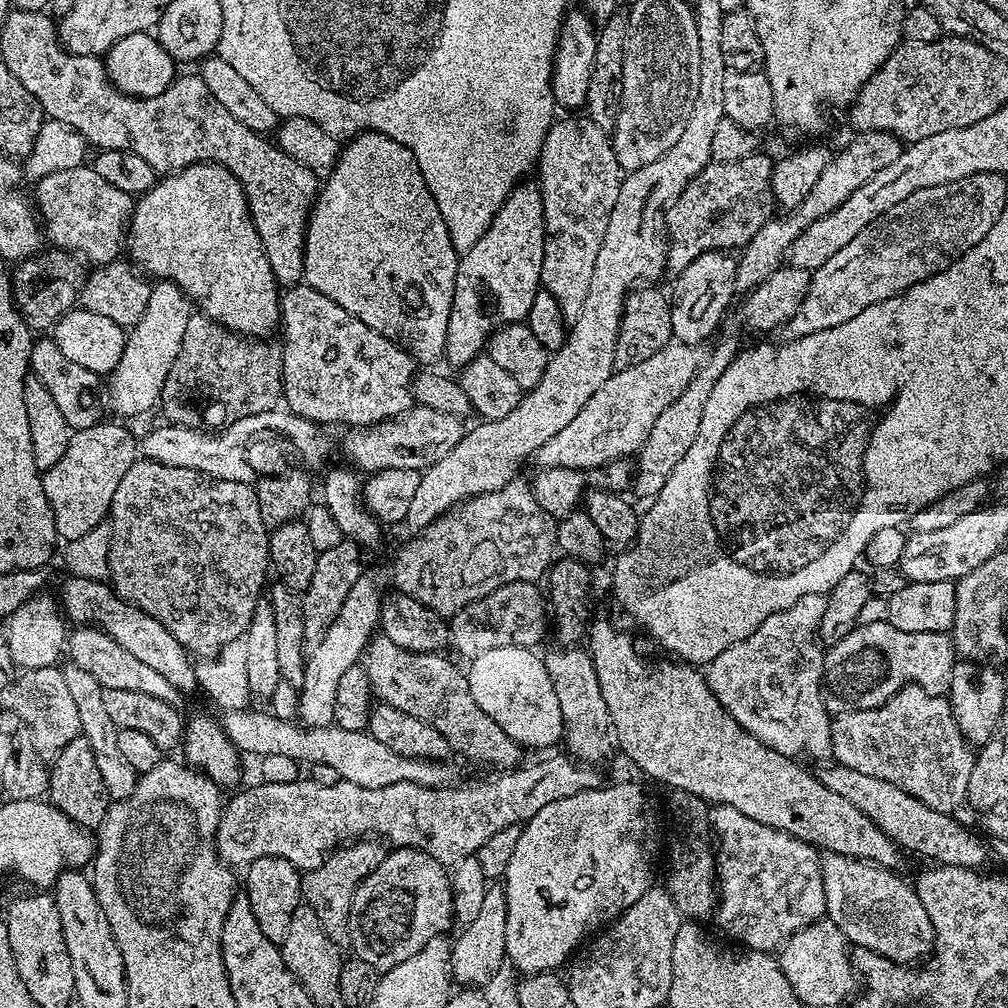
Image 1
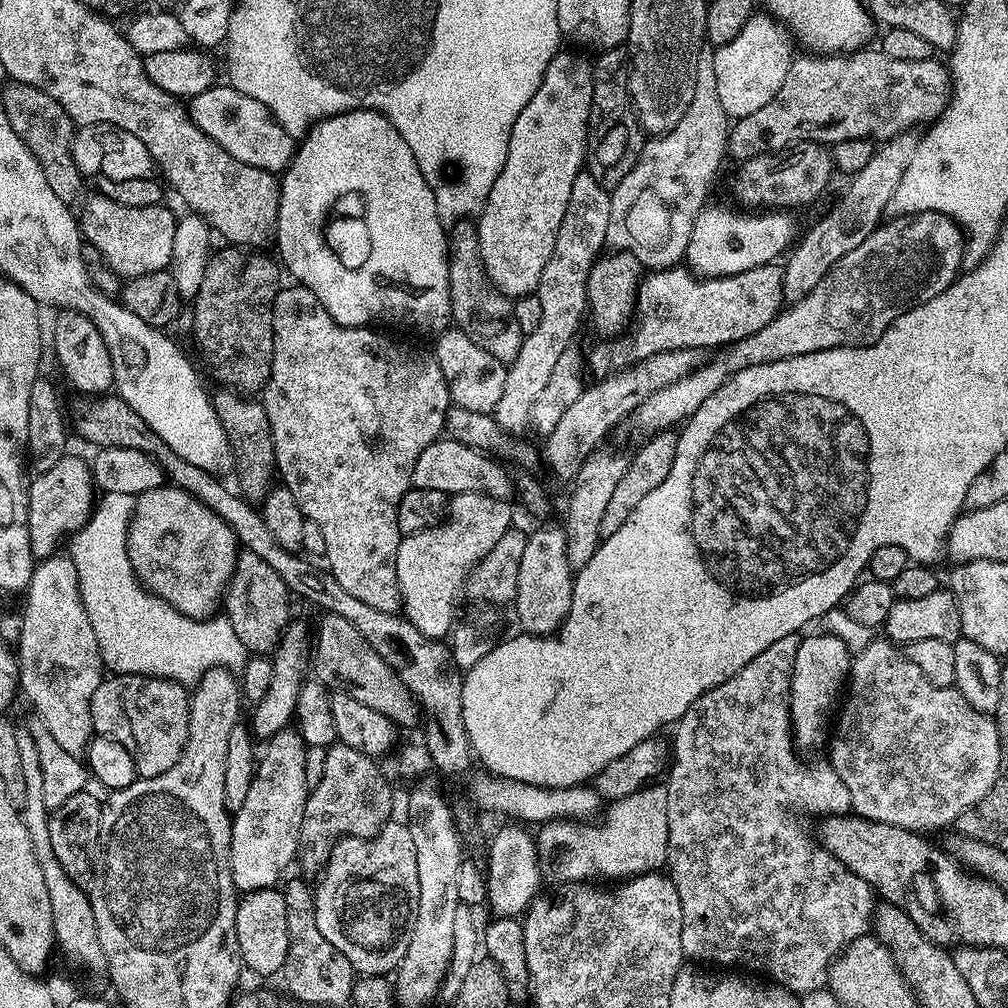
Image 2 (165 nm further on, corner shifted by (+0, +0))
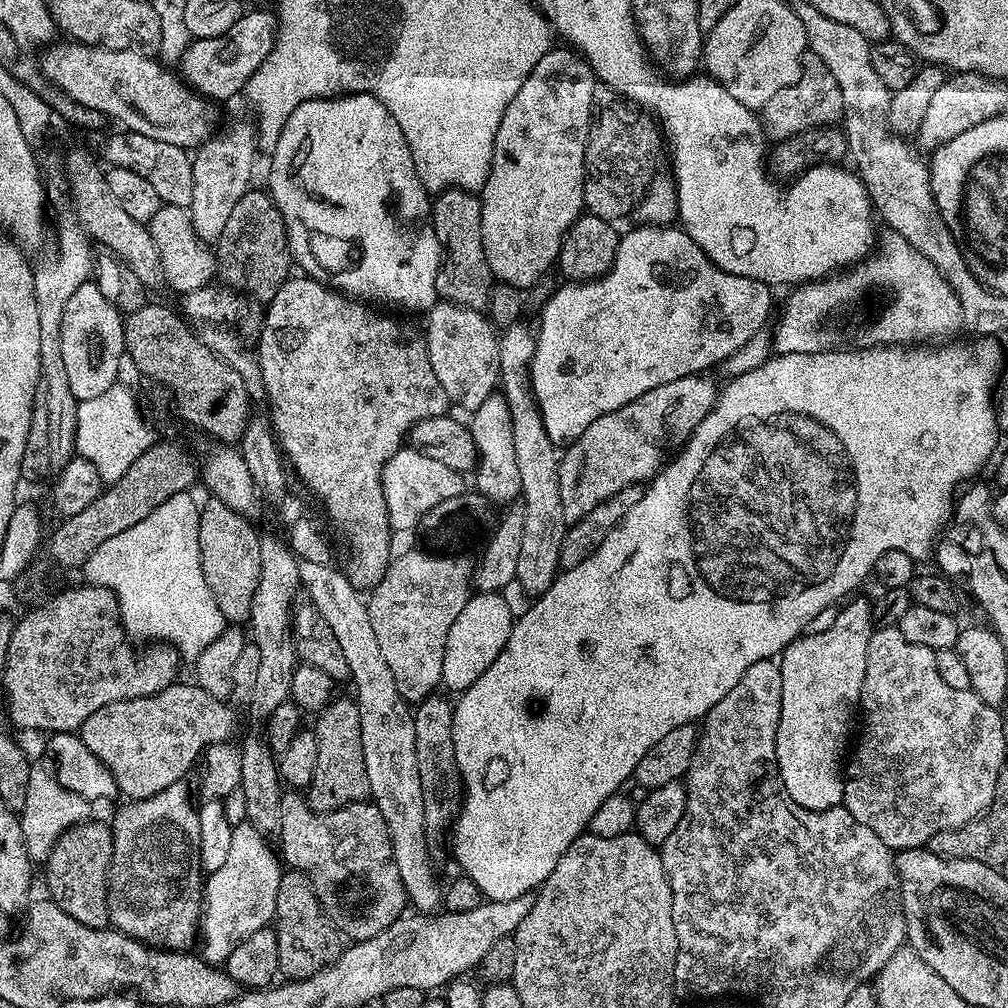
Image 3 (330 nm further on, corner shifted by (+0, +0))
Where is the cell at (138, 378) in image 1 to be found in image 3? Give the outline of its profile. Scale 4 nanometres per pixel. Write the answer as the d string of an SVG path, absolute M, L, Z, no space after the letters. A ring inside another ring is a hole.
M251 119L234 121L225 132L217 131L205 144L195 149L192 156L194 198L190 211L196 237L200 240L215 242L220 237L238 198L253 187L252 171L256 168L256 156L256 129Z

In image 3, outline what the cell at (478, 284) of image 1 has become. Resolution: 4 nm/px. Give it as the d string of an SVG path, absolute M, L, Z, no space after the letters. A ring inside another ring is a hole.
M553 46L548 49L546 54L542 54L542 58L538 58L538 66L534 66L534 70L530 70L526 82L522 82L522 90L518 90L518 94L514 94L514 98L510 98L510 106L506 106L506 114L502 114L502 122L498 126L498 134L494 138L494 154L492 155L490 174L478 193L480 205L482 206L482 246L486 250L486 262L490 262L492 275L501 284L518 286L522 290L528 290L528 287L531 289L533 286L539 285L543 281L540 279L551 268L553 271L554 265L559 261L560 244L563 242L565 234L585 211L584 159L586 158L586 146L588 145L588 126L592 122L594 111L592 95L597 87L596 75L592 72L592 68L583 56L577 54L571 47Z

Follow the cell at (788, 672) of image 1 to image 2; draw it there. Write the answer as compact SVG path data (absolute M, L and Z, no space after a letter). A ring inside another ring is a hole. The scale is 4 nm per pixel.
M799 635L778 638L774 646L768 646L762 654L758 654L758 658L754 658L738 674L734 674L734 678L702 694L702 698L696 700L694 706L690 706L690 710L686 710L684 717L676 721L674 725L676 737L671 737L670 740L670 767L666 772L666 814L670 822L668 864L670 869L672 868L670 879L675 884L678 898L682 902L684 919L682 950L685 957L689 961L701 960L704 963L701 965L704 966L725 964L728 967L725 969L728 970L749 968L752 972L765 972L768 975L765 977L779 987L787 988L789 992L807 994L821 991L829 983L830 969L840 953L855 940L860 940L873 931L878 903L876 904L877 897L874 895L874 889L862 878L858 878L858 874L851 872L831 847L823 848L804 829L804 816L843 817L851 809L852 799L850 790L846 790L835 768L831 766L807 768L806 765L800 764L799 758L796 757L798 752L794 747L792 731L792 671L800 642Z

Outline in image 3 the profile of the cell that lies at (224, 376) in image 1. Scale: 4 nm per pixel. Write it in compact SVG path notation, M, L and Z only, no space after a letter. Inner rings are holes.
M250 190L238 198L226 227L214 242L214 251L218 276L225 285L247 294L252 300L267 302L289 279L294 261L288 245L288 227L278 206L267 191L256 191Z

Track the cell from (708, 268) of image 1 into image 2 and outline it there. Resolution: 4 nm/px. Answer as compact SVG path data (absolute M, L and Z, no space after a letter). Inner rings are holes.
M705 206L690 234L687 267L707 278L742 274L763 264L779 261L797 243L796 224L784 210L760 210L757 213L757 216L751 216L748 212L735 212L732 208Z

